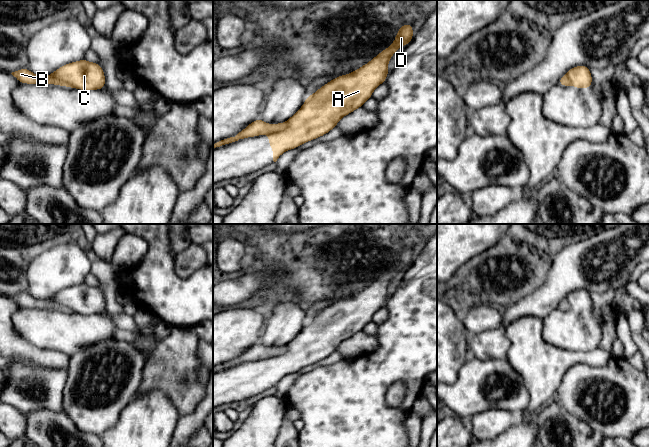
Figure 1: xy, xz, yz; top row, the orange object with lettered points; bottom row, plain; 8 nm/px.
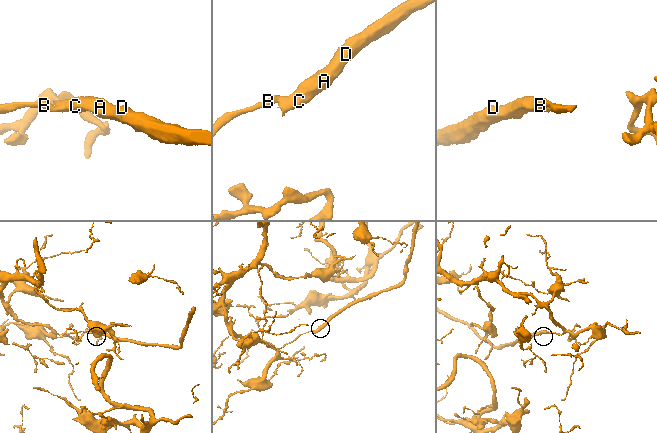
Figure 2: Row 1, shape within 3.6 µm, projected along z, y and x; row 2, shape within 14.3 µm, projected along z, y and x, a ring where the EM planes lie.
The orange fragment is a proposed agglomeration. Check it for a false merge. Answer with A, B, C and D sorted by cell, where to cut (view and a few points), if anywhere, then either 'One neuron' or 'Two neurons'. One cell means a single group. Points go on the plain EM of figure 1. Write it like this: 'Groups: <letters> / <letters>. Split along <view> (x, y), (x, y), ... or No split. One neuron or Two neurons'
Groups: A C D / B. Split along xz (286, 346), (286, 350), (282, 354), (273, 355), (268, 358). Two neurons

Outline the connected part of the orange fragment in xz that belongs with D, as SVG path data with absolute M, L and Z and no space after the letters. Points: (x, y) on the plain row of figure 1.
M404 248L397 255L392 269L384 273L367 288L356 295L333 302L329 307L320 311L314 318L307 320L301 332L286 346L283 355L269 357L269 370L273 372L273 385L276 386L281 378L295 373L302 368L317 363L337 350L339 344L352 337L354 334L372 321L377 310L384 307L388 300L388 286L393 278L413 263L413 248Z

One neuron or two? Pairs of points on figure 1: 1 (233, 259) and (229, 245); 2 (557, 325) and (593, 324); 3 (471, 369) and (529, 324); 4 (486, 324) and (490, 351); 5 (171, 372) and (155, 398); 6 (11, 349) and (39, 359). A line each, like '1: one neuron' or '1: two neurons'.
1: one neuron
2: one neuron
3: two neurons
4: one neuron
5: two neurons
6: one neuron

